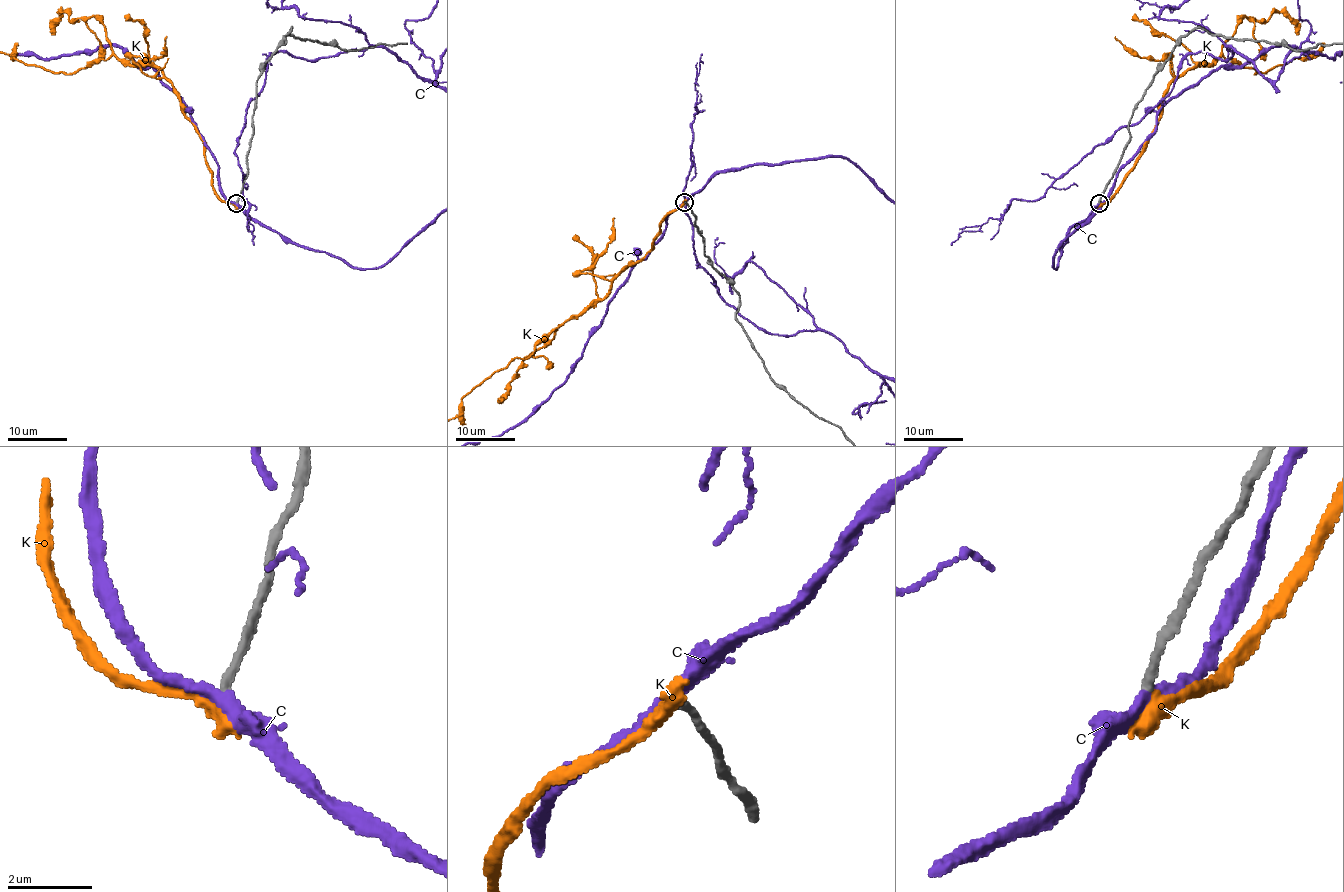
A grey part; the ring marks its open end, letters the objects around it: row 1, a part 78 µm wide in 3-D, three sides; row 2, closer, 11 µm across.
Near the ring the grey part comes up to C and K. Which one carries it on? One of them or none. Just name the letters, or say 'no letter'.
C

